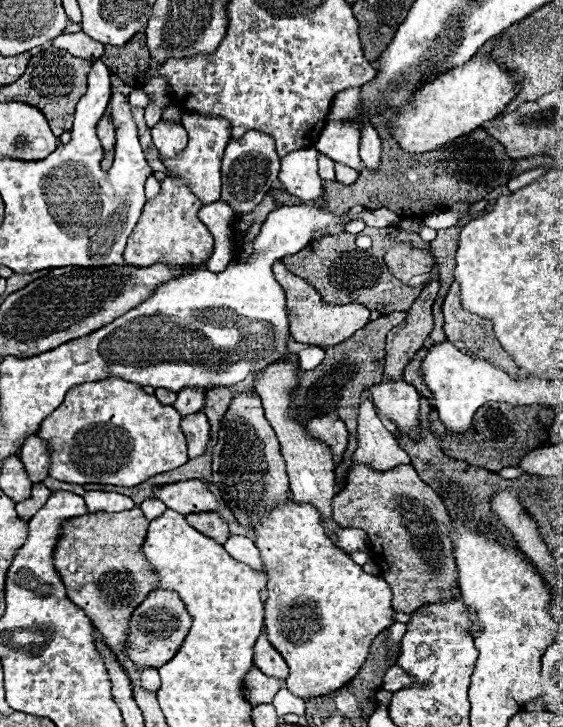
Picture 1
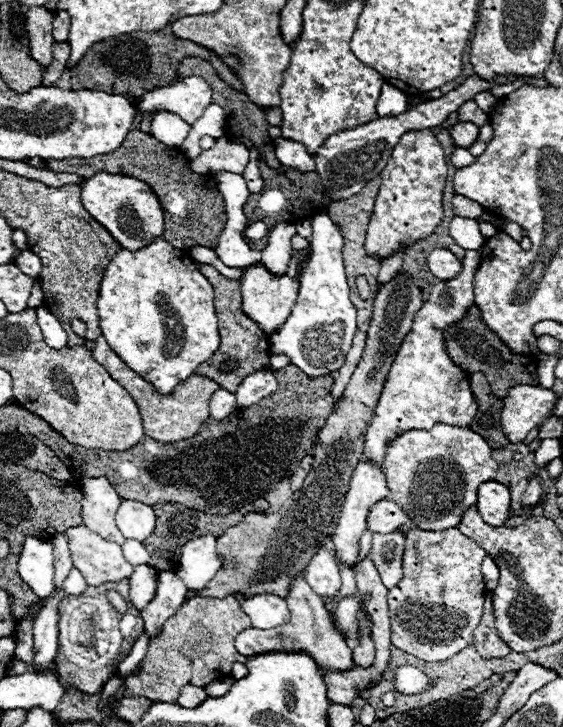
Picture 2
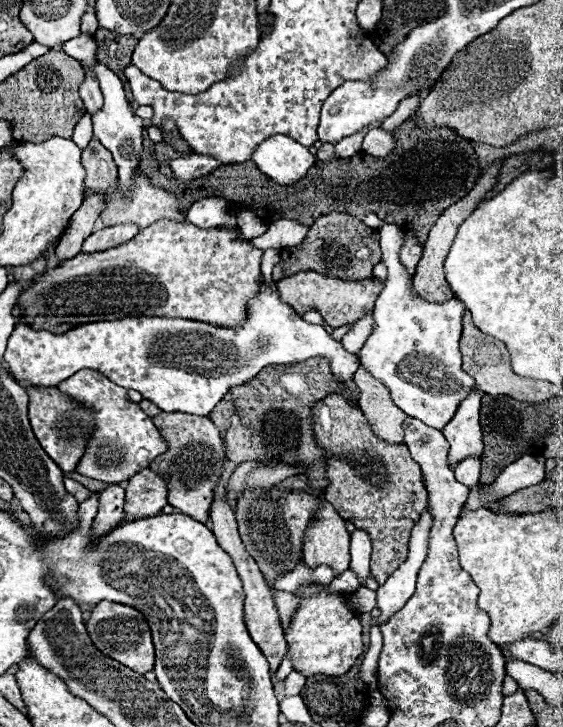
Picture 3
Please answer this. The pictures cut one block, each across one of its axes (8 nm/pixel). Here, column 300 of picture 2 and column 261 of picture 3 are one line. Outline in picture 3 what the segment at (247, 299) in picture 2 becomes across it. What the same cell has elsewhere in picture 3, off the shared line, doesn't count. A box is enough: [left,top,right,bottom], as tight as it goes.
[16,220,262,334]

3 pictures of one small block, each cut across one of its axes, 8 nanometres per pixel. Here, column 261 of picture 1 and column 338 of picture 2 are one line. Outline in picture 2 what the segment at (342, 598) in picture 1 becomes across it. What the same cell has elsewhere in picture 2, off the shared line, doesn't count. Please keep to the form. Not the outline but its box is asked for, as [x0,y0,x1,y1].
[334,462,390,566]

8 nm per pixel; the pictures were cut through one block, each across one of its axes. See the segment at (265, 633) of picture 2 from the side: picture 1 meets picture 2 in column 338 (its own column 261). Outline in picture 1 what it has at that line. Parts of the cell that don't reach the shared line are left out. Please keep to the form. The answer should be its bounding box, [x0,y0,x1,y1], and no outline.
[254,632,290,680]

